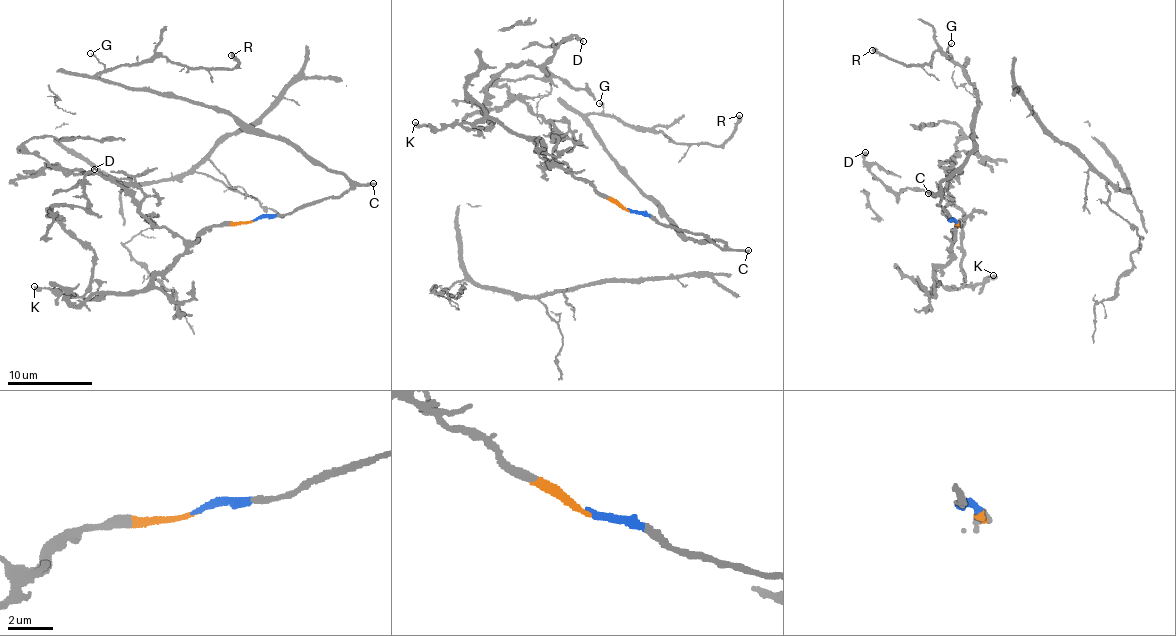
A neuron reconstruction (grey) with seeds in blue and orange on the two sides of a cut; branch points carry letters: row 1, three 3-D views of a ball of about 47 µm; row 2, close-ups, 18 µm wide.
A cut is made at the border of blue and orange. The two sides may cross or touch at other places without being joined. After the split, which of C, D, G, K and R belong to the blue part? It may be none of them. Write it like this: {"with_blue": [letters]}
{"with_blue": ["C", "G", "R"]}

